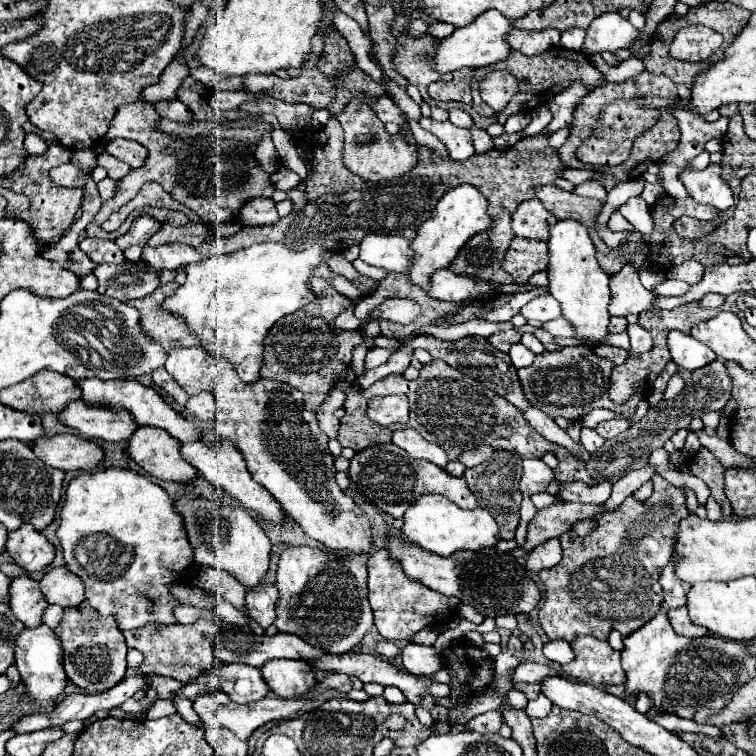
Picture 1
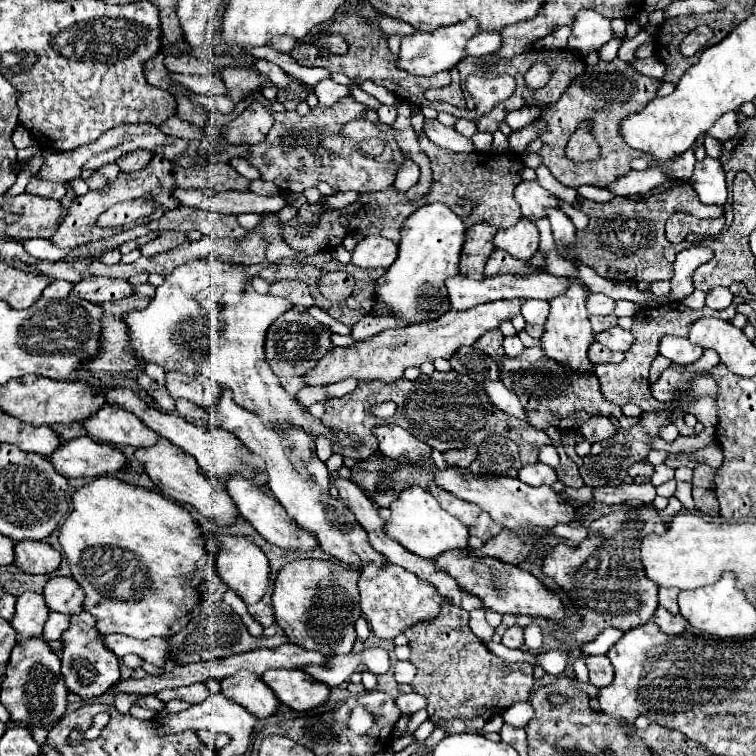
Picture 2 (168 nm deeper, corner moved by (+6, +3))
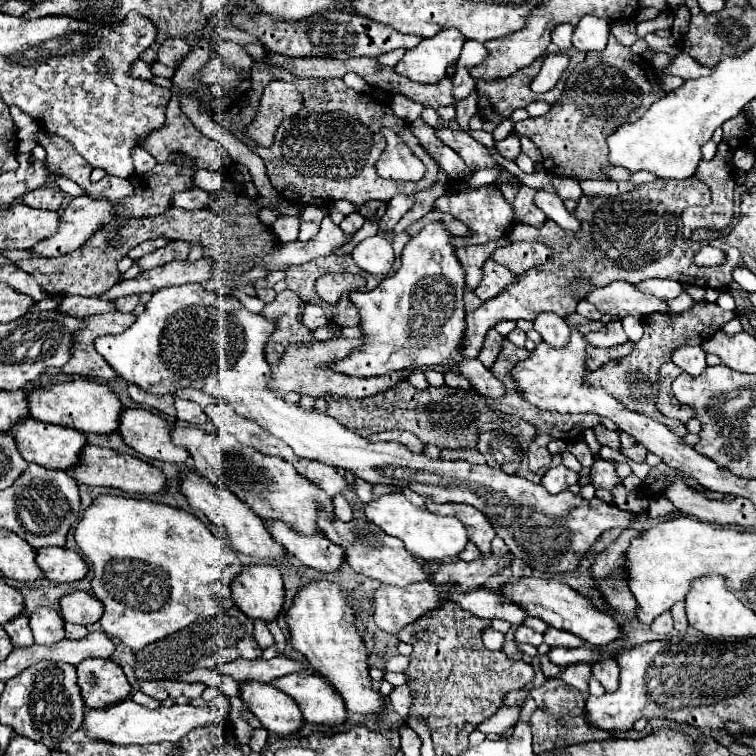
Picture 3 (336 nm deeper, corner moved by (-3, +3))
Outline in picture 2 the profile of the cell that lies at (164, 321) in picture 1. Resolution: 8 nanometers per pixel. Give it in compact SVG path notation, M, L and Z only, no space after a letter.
M129 296L121 302L107 302L101 316L99 332L99 352L81 364L81 370L91 372L127 372L137 368L137 362L125 356L125 326L121 326L121 314L133 310L135 306L147 306L149 300Z

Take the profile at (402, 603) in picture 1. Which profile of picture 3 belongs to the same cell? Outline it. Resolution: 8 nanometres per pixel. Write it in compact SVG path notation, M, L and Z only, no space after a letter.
M414 582L406 588L380 584L374 592L376 626L388 634L398 634L406 624L412 624L424 612L434 610L438 606L438 598L440 592L430 582Z

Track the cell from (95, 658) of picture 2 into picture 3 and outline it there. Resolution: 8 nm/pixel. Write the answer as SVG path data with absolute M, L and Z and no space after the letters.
M86 658L78 664L78 686L84 704L98 710L122 702L130 692L130 682L118 664L102 658Z

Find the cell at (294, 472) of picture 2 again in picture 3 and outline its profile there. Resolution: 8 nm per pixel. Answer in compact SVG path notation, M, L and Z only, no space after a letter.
M324 510L318 516L318 528L324 532L324 536L328 540L332 540L334 544L342 546L342 550L346 552L346 564L350 564L352 570L374 578L378 582L386 582L386 584L394 584L394 586L408 586L412 582L420 582L426 580L426 572L422 570L422 558L406 552L406 548L402 546L402 542L394 536L388 536L386 532L378 530L378 526L374 526L372 522L364 520L364 518L352 518L350 522L342 522L340 518L330 518Z

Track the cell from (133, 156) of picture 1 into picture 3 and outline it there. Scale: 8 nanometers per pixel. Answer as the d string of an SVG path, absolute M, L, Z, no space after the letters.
M134 146L132 150L132 160L134 160L134 170L136 174L146 174L156 166L154 156L148 154L148 150L144 150L142 146Z

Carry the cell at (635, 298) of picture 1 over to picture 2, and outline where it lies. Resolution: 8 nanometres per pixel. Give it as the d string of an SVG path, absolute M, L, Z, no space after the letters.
M591 294L587 300L589 314L599 314L599 316L613 314L613 306L615 306L615 302L605 294Z

